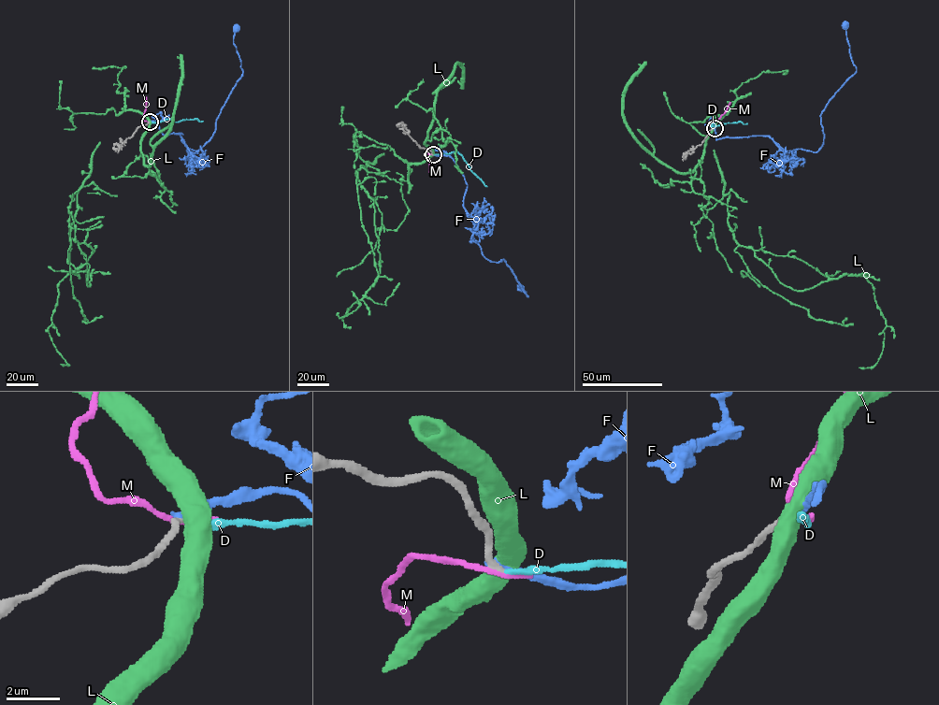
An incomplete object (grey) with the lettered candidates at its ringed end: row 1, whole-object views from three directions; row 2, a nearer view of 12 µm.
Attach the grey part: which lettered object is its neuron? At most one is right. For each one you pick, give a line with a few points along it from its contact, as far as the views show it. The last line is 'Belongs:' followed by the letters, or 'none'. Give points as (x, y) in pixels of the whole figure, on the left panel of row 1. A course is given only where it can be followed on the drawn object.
D: it runs (149, 122), (168, 119), (174, 122), (195, 119), (203, 121)
Belongs: D

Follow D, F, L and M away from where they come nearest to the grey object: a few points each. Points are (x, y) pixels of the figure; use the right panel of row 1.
D: (714, 128), (712, 123), (713, 126), (739, 122), (747, 123)
F: (714, 127), (716, 139), (768, 136), (782, 151), (816, 152), (824, 140), (821, 112), (856, 71), (845, 25)
L: (714, 128), (689, 123), (740, 245), (795, 290), (872, 284), (884, 346), (859, 367)
M: (714, 128), (730, 102)

